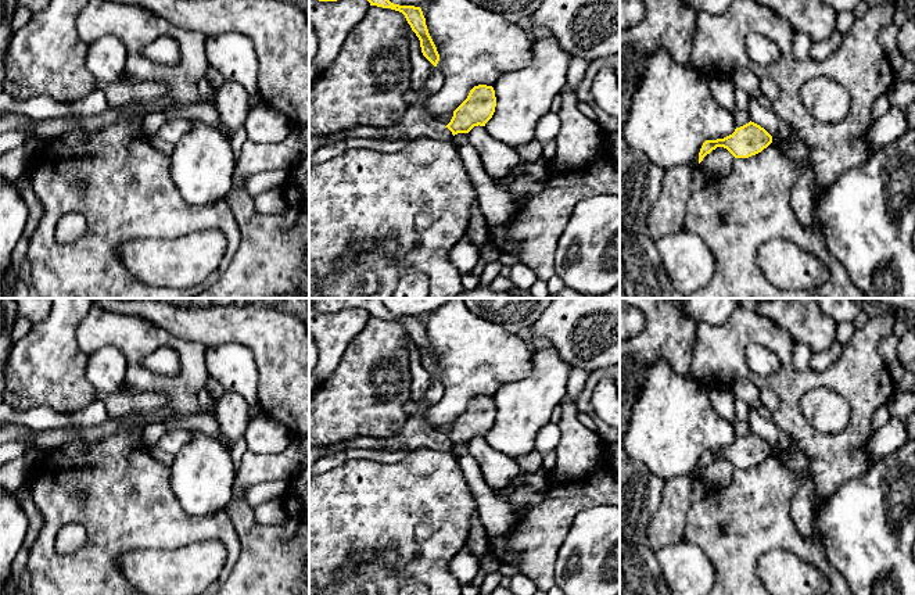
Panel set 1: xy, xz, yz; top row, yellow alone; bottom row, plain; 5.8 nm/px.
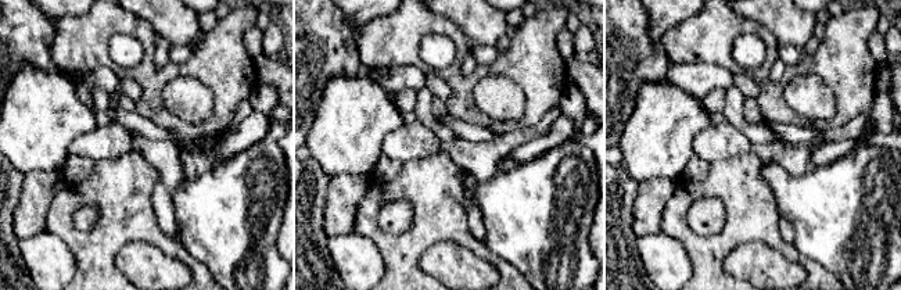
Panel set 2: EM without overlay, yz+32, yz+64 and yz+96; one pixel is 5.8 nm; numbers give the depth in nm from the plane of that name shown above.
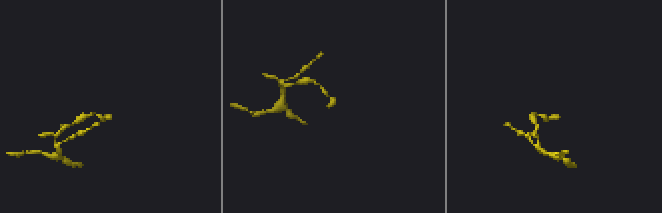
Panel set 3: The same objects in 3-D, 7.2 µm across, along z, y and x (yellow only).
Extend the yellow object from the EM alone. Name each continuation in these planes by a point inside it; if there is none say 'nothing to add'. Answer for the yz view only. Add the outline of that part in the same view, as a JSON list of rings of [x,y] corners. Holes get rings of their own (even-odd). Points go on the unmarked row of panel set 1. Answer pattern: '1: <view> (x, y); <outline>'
nothing to add

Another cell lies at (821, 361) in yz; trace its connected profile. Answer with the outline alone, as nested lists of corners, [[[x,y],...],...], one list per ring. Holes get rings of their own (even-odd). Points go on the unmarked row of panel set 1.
[[[836,343],[824,352],[815,352],[810,361],[810,369],[815,372],[824,372],[829,369],[839,359],[842,347],[843,345]]]

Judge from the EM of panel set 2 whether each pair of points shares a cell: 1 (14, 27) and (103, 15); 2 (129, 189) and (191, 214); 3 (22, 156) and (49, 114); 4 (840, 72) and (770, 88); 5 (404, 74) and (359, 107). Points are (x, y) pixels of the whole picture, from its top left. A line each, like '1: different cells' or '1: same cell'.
1: different cells
2: different cells
3: same cell
4: same cell
5: different cells

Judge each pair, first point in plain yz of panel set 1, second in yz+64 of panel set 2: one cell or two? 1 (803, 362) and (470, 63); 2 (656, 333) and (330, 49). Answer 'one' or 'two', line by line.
1: one
2: one

